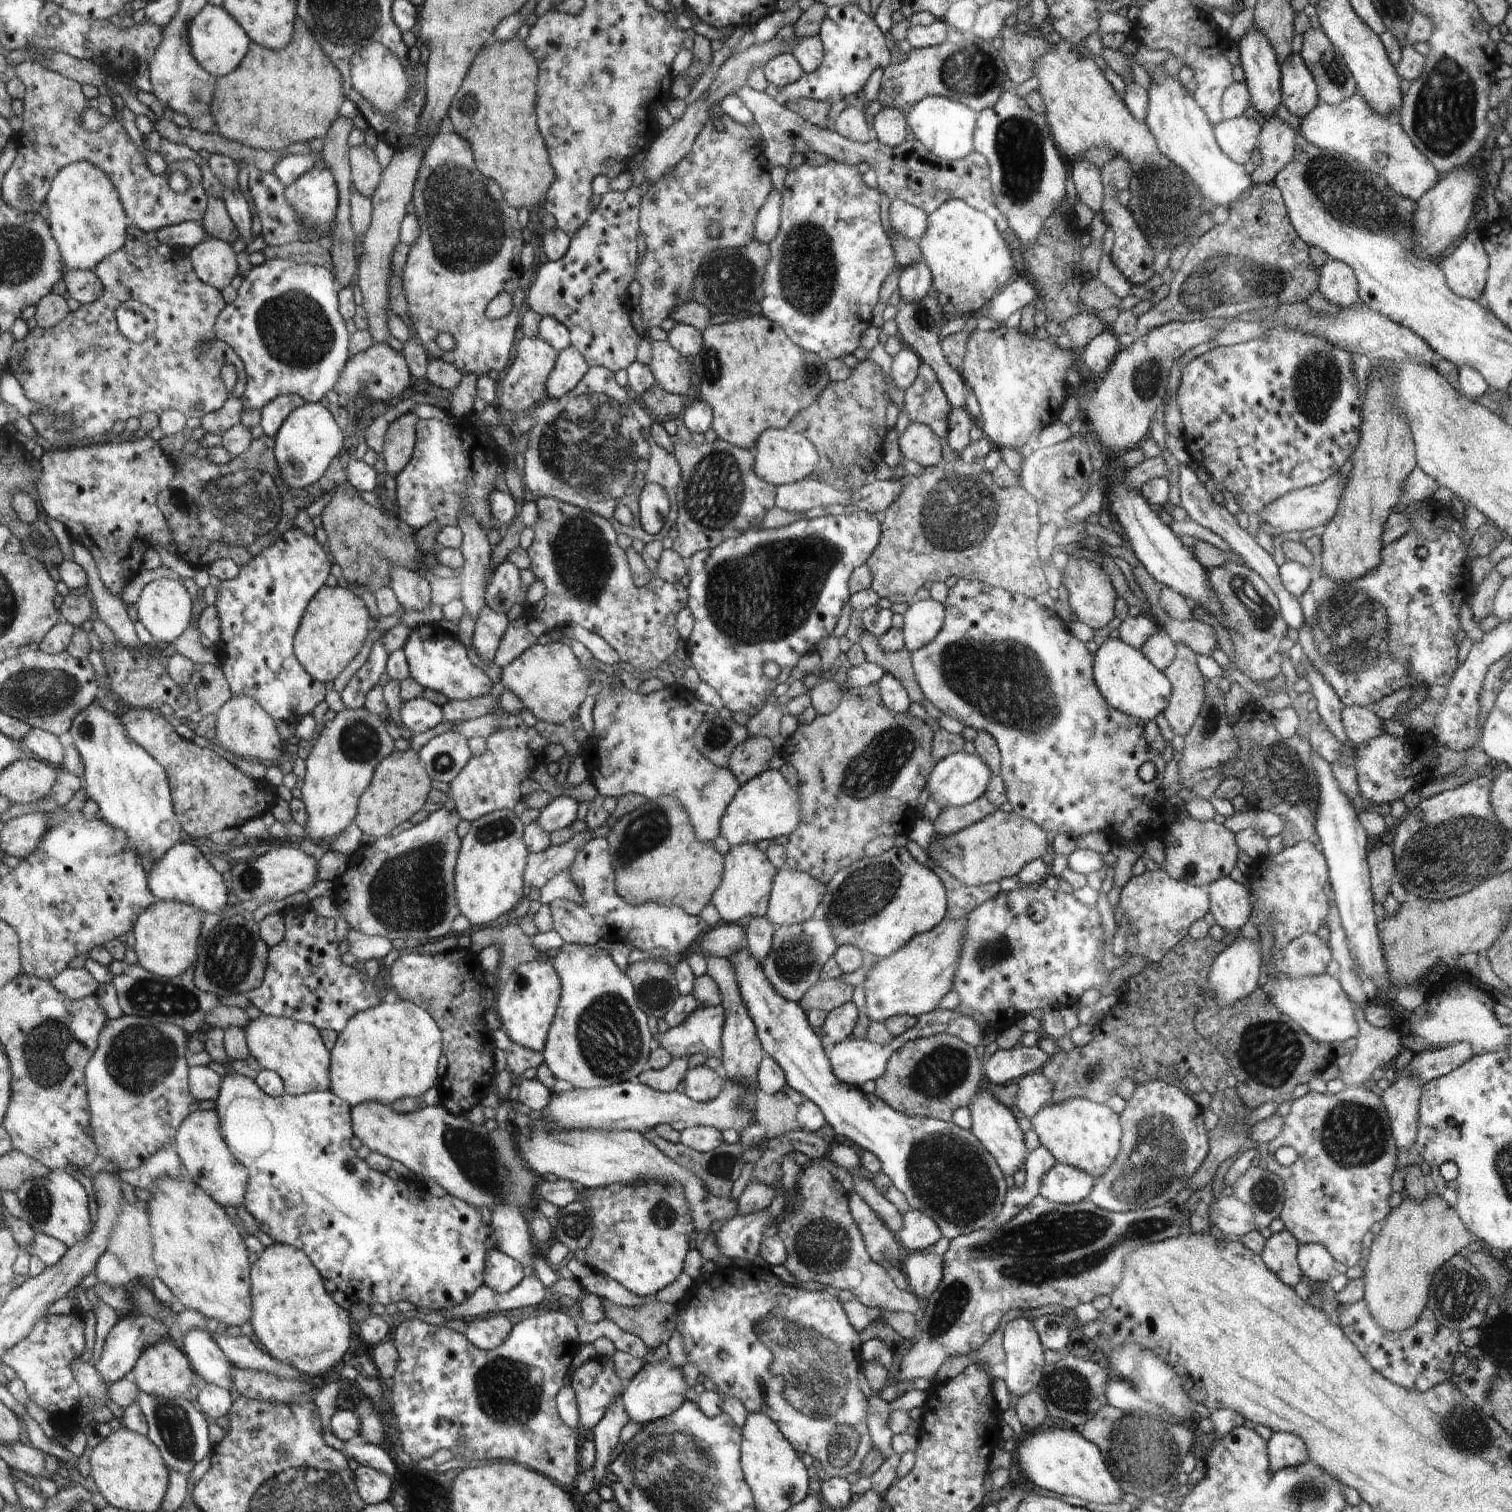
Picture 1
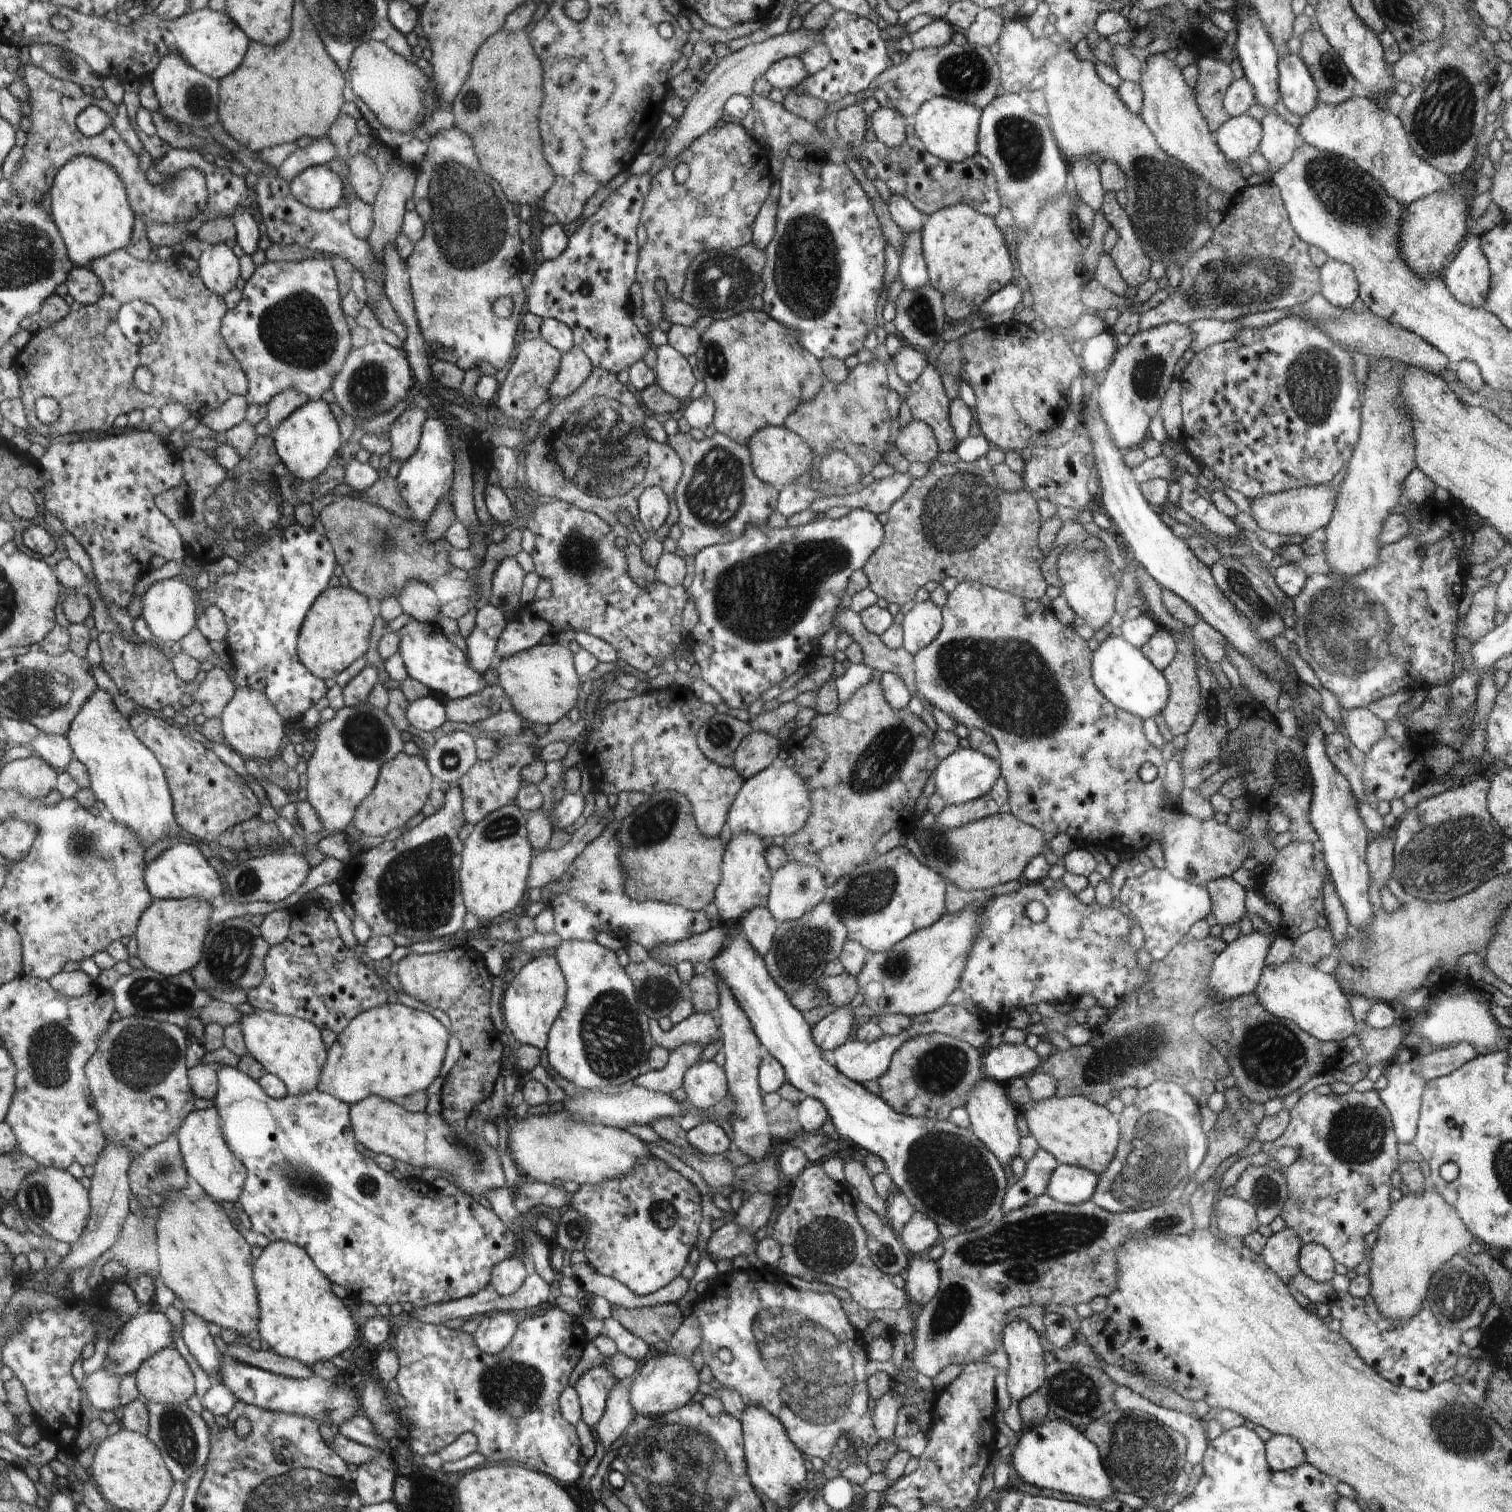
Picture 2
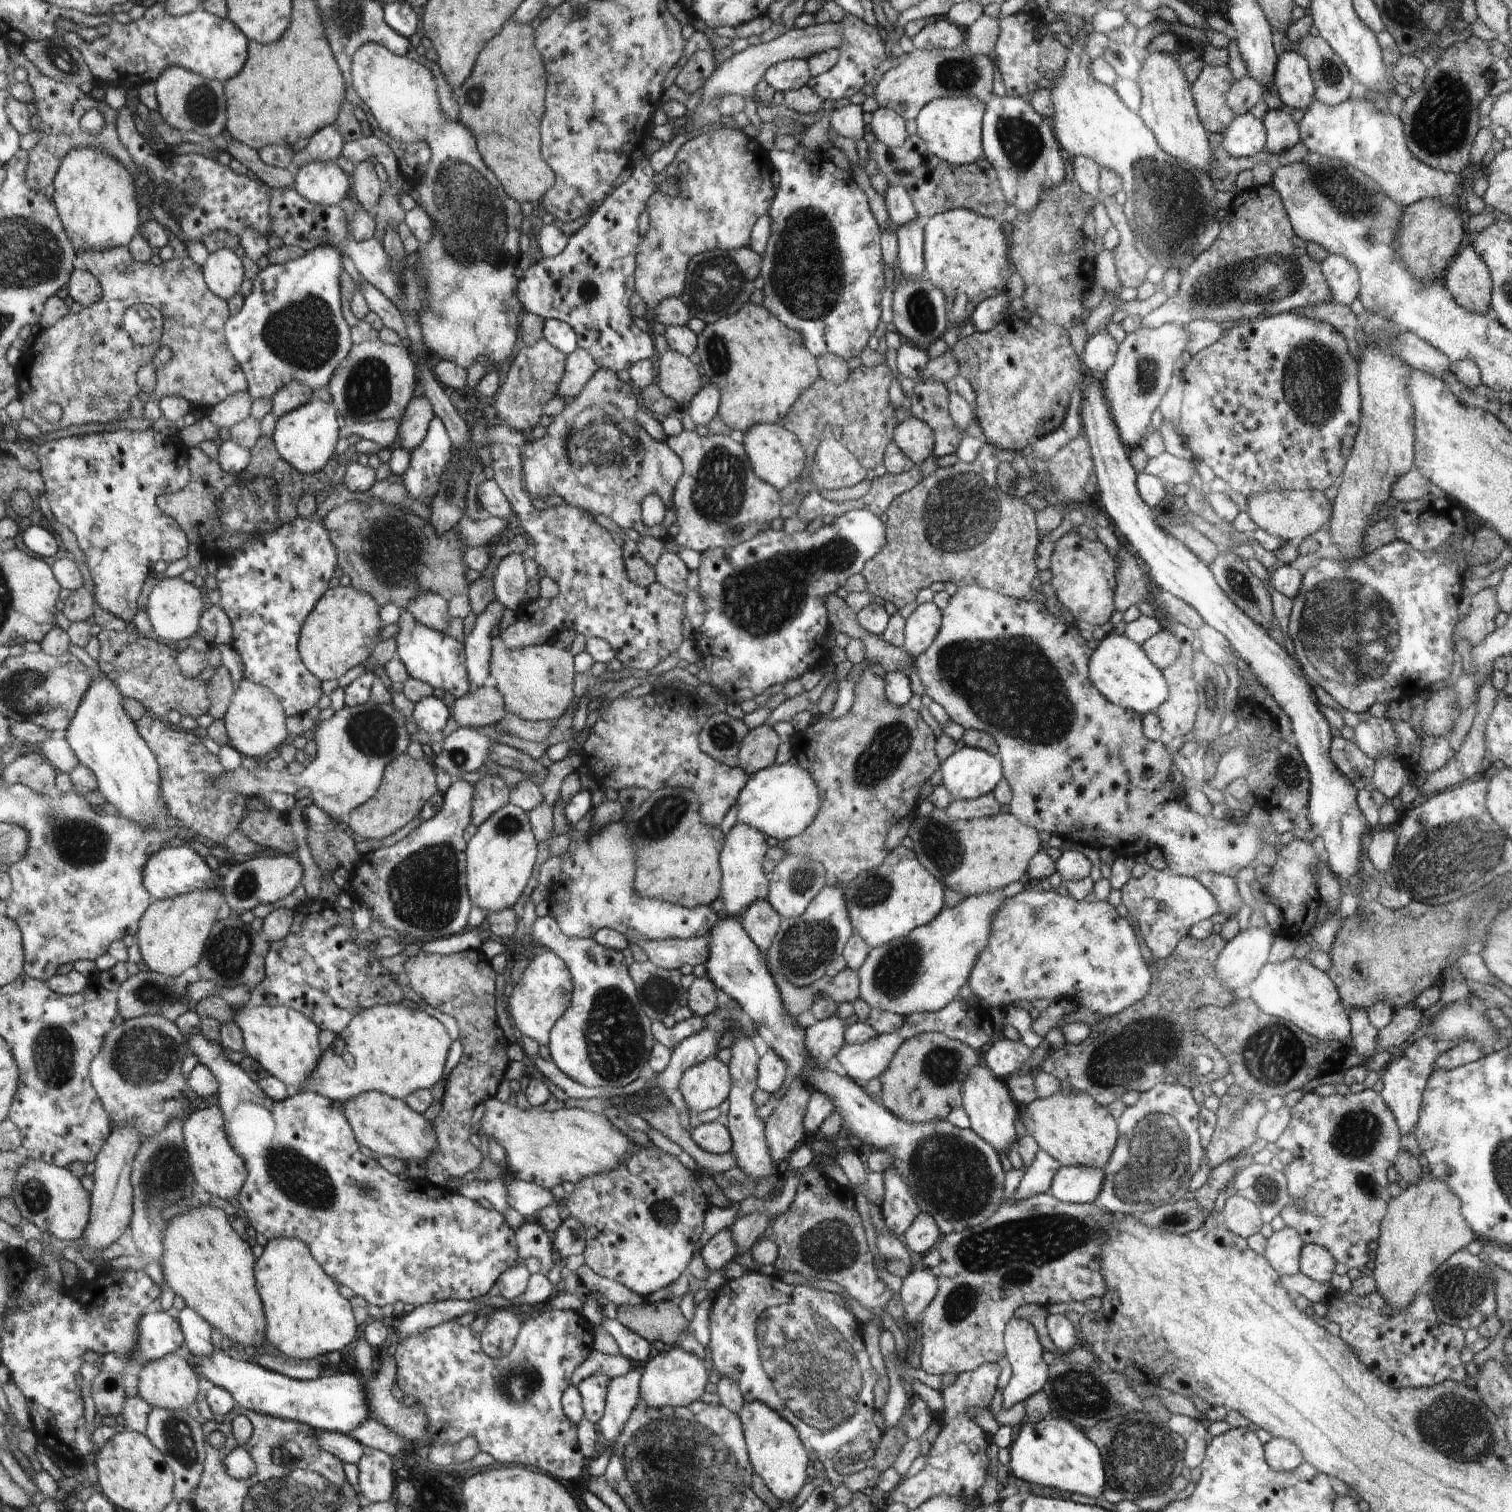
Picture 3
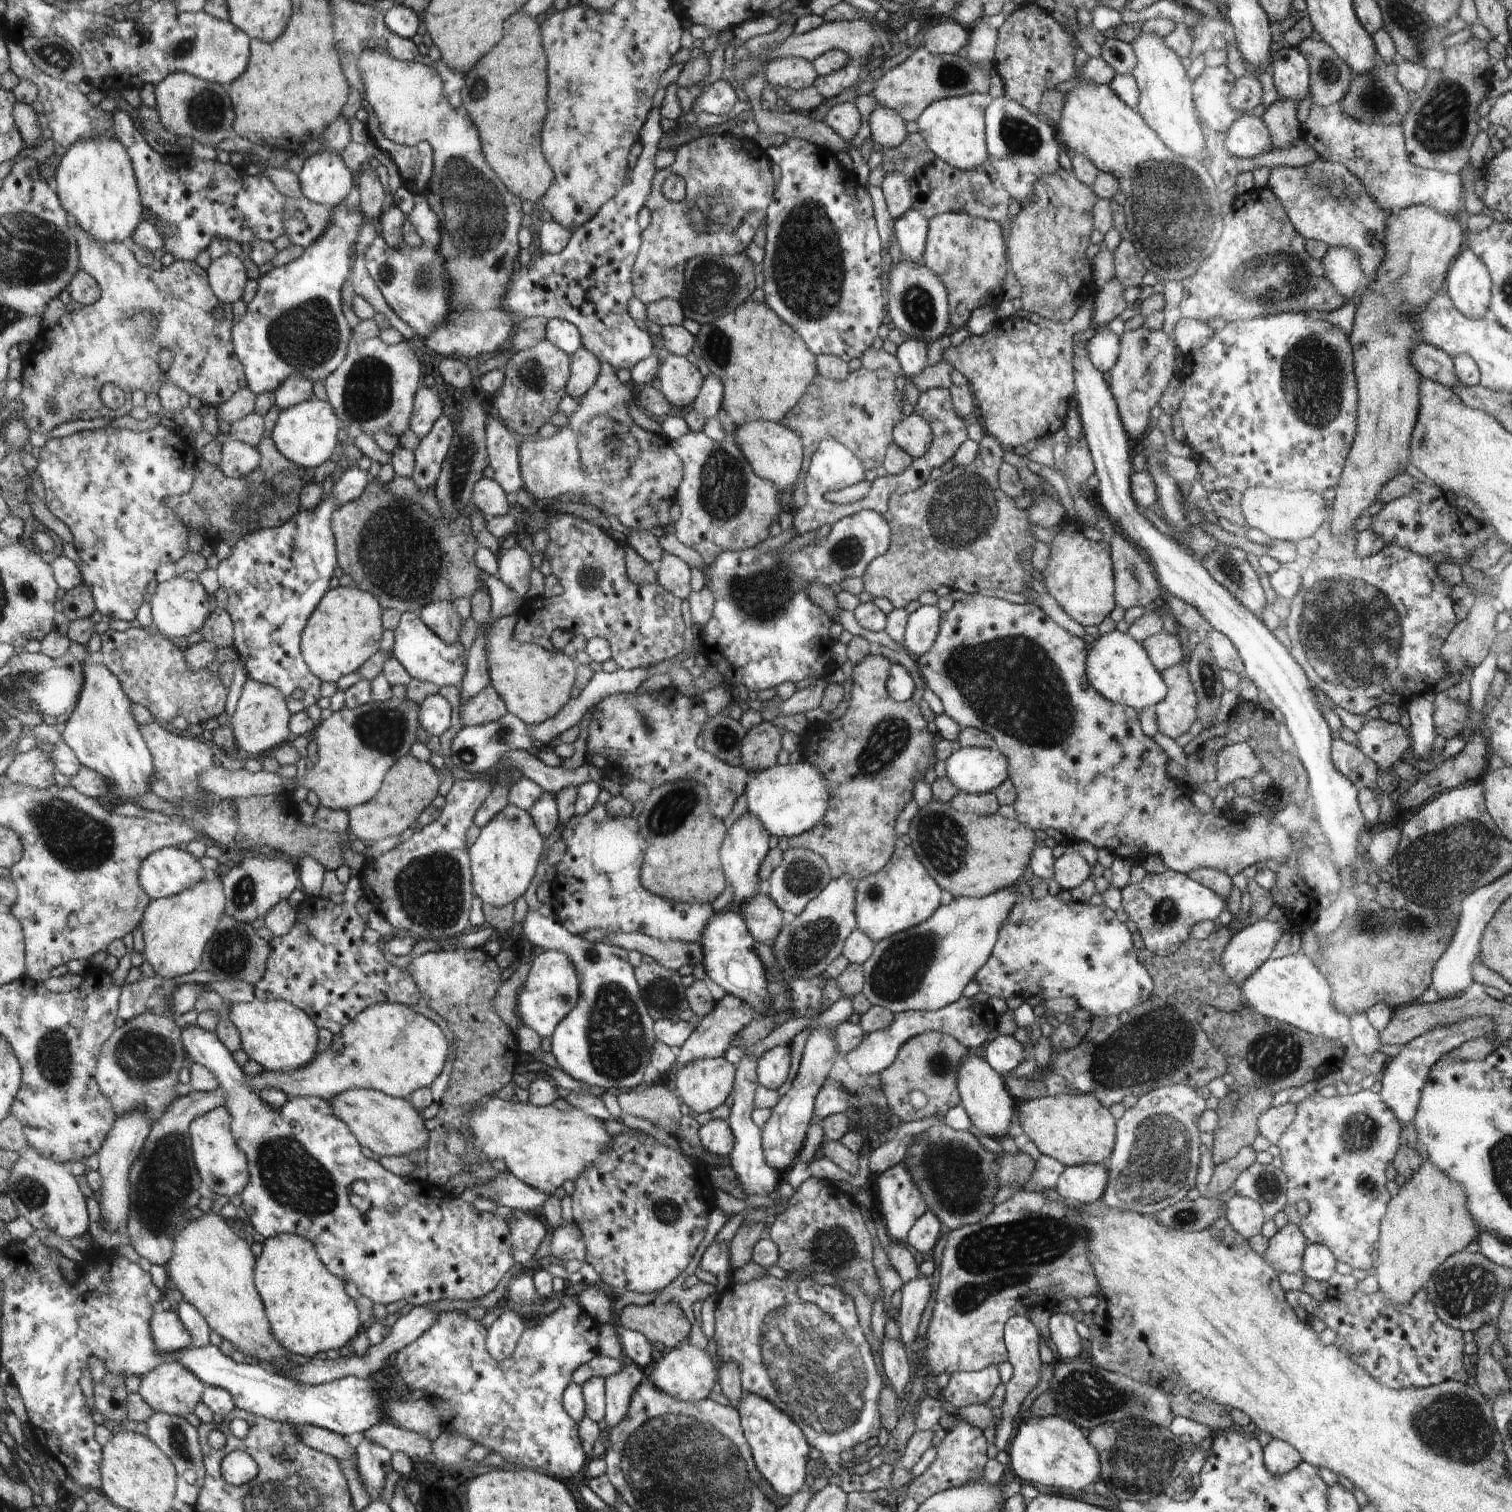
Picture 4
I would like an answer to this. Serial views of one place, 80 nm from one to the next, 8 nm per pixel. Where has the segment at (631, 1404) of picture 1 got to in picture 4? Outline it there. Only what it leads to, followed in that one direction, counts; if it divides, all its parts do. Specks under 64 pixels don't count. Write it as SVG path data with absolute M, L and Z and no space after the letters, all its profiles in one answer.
M688 1342L684 1343L684 1346L667 1349L662 1357L654 1362L651 1381L661 1391L674 1398L698 1402L698 1400L706 1399L706 1396L712 1392L716 1378L718 1378L718 1362L706 1352L706 1349L693 1346Z

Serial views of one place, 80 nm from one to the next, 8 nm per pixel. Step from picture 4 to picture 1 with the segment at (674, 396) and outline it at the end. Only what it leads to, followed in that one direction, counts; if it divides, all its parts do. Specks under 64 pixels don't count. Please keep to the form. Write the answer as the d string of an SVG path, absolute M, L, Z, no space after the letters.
M667 340L650 341L653 352L650 367L655 374L656 382L669 393L686 396L690 390L688 360Z

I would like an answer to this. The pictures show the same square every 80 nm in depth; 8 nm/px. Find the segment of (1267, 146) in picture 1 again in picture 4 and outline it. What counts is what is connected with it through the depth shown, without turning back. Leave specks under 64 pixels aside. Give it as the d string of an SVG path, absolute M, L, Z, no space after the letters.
M1279 98L1263 114L1263 121L1271 136L1273 148L1287 149L1302 136L1302 126L1297 117L1294 101Z

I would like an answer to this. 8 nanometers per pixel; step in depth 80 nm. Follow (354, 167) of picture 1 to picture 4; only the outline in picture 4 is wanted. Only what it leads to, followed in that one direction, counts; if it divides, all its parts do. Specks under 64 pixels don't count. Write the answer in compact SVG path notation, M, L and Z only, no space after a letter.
M365 171L359 174L356 185L360 192L359 209L363 213L363 217L375 223L375 218L382 214L382 206L384 206L384 190L382 184L376 176L376 171Z

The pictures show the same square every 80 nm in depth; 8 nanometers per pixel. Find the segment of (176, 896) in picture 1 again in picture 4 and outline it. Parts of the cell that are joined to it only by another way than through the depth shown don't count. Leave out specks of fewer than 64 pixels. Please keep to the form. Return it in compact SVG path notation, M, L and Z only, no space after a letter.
M166 847L144 861L140 876L144 890L155 901L198 884L202 881L202 868L188 852L178 847Z

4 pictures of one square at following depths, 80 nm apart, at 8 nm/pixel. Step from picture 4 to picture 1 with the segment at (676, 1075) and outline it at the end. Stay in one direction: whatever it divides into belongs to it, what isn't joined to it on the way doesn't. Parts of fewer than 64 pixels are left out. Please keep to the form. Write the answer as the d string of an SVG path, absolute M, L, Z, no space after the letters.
M705 1064L688 1070L684 1084L684 1094L699 1103L714 1101L724 1090L722 1072Z

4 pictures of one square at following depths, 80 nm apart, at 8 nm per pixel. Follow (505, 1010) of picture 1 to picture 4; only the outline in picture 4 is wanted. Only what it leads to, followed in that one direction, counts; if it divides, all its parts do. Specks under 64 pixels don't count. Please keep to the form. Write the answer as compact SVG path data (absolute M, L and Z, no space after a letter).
M546 950L532 962L528 979L517 996L520 1024L528 1025L542 1038L550 1038L558 1023L576 1006L580 981L571 958L562 951Z

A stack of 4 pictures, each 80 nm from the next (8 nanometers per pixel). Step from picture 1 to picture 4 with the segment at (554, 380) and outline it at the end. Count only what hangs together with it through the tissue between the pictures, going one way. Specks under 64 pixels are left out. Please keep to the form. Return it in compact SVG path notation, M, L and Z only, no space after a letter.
M582 346L574 354L570 380L567 382L568 394L580 400L594 385L602 372L602 363L595 354Z

